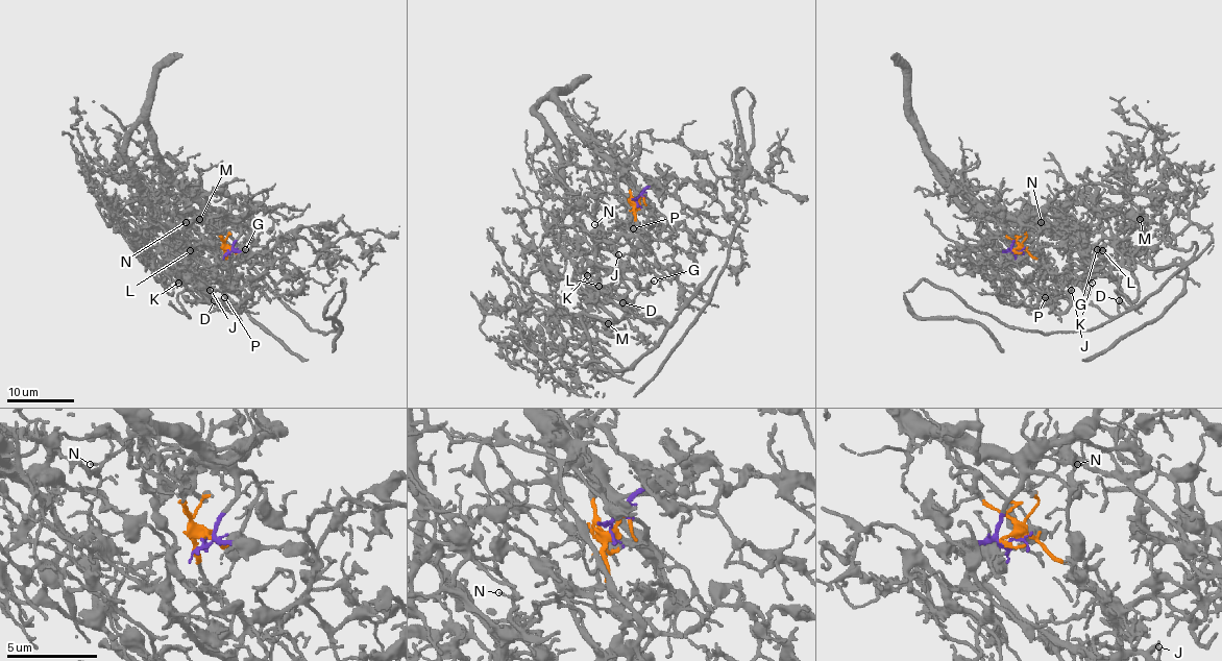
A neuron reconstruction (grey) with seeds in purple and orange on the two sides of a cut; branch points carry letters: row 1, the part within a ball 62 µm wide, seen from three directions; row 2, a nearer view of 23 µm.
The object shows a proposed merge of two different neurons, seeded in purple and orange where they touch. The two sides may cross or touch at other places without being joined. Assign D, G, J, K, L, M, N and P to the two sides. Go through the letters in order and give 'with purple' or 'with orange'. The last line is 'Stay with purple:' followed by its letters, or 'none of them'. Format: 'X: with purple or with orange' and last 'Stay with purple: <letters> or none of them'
D: with orange
G: with orange
J: with orange
K: with orange
L: with orange
M: with orange
N: with orange
P: with orange
Stay with purple: none of them

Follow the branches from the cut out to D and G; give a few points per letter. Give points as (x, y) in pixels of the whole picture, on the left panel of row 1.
D: (228, 249), (243, 283), (239, 311), (210, 302), (187, 271), (192, 264), (188, 274), (223, 304), (214, 301)
G: (228, 249), (225, 250), (225, 260), (242, 279), (242, 286), (220, 279), (245, 249)

